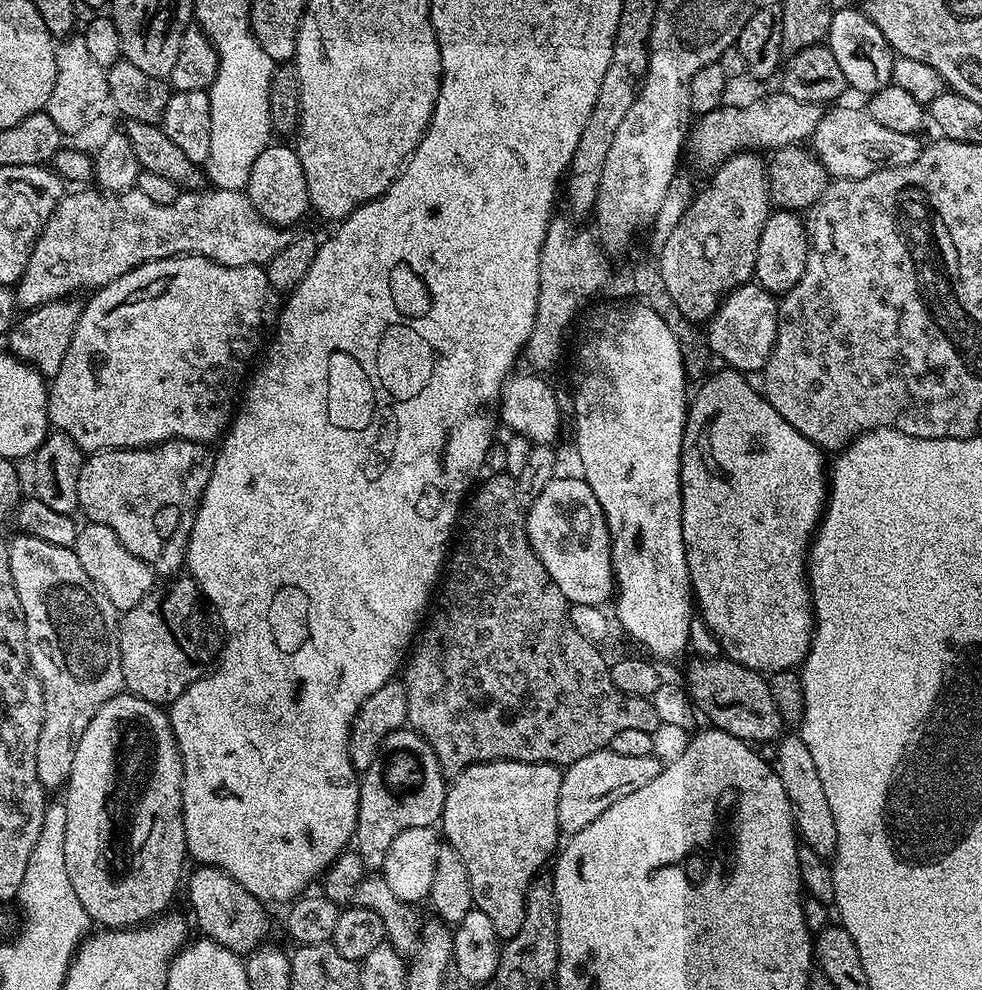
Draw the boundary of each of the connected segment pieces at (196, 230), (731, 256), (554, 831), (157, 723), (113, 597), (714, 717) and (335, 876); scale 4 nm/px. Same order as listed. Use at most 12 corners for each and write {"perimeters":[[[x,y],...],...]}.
{"perimeters":[[[247,191],[72,192],[14,285],[40,308],[139,264],[267,266]],[[738,152],[691,197],[659,269],[711,321],[755,277],[770,215],[763,155]],[[554,764],[447,785],[443,839],[501,941],[561,843]],[[121,691],[78,738],[66,874],[100,928],[188,856],[169,713]],[[81,523],[74,549],[90,582],[129,612],[154,573],[105,524]],[[727,658],[690,660],[683,683],[713,729],[779,741],[768,680]],[[345,851],[322,877],[323,895],[382,918],[401,954],[422,931],[417,909],[394,898],[383,875]]]}

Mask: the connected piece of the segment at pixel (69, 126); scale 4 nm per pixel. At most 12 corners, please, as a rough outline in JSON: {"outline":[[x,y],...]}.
{"outline":[[83,34],[56,45],[46,111],[65,137],[109,107]]}

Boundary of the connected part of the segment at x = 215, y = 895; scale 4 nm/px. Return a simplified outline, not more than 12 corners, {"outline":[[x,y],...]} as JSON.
{"outline":[[213,864],[187,873],[209,940],[244,958],[272,924],[265,905]]}

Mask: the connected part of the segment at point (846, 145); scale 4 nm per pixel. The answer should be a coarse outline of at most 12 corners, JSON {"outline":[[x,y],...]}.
{"outline":[[829,107],[810,137],[829,177],[842,180],[918,158],[917,133]]}

